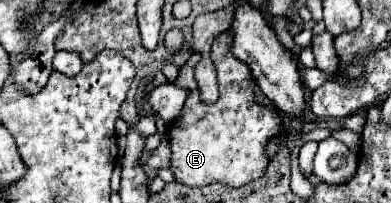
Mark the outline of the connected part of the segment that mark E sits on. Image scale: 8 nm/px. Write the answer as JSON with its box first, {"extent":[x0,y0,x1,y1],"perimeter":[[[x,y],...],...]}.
{"extent":[167,41,279,187],"perimeter":[[[213,41],[211,59],[217,69],[219,101],[215,101],[213,107],[209,103],[197,101],[187,103],[181,109],[181,117],[175,119],[167,129],[171,145],[169,169],[173,171],[175,181],[189,187],[201,187],[215,181],[227,183],[231,187],[241,187],[265,173],[269,163],[265,159],[265,141],[279,133],[279,119],[277,113],[261,109],[253,103],[251,69],[239,61],[231,49],[227,53],[225,41]]]}

